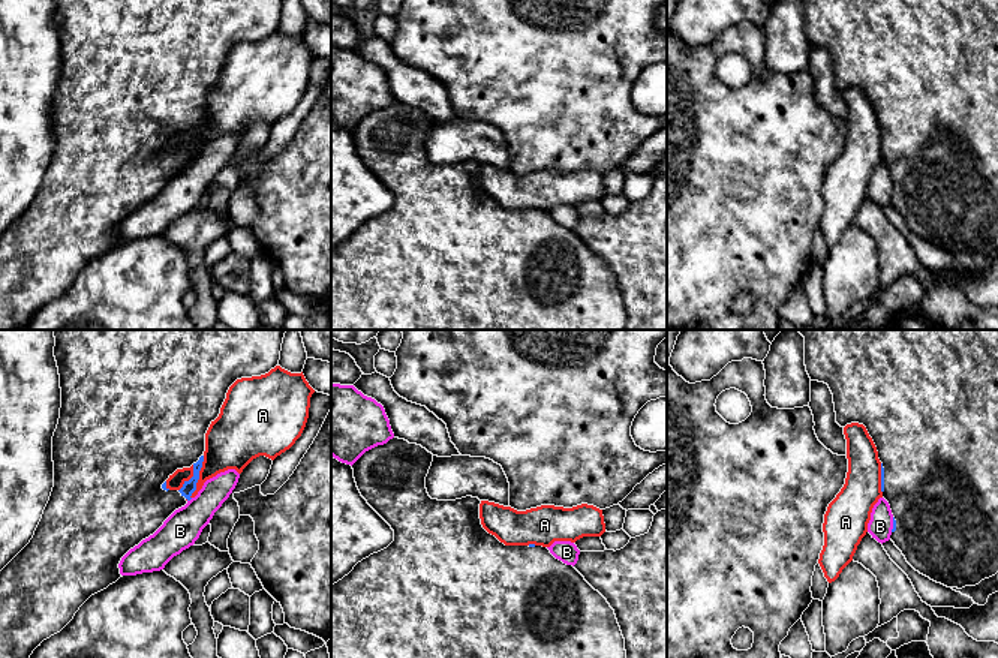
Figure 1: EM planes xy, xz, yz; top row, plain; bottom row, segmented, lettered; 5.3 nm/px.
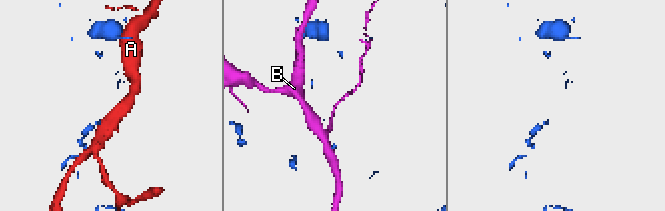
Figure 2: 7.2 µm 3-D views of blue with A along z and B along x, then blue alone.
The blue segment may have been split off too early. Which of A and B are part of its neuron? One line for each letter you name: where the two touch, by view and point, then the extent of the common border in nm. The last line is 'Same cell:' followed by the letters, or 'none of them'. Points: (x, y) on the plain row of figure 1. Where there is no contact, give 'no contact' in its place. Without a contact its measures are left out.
Same cell: none of them

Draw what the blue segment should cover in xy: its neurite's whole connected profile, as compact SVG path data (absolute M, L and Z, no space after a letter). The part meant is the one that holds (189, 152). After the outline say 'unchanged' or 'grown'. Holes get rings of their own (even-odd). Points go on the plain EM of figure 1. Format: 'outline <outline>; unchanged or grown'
outline M54 0L54 21L60 39L61 72L52 100L54 151L30 207L0 235L0 330L25 330L33 315L60 297L79 271L94 258L120 241L121 222L142 204L153 199L163 186L184 171L196 154L204 126L205 97L219 81L229 51L241 42L261 40L279 30L285 0ZM183 132L193 132L193 141L180 154L169 154L166 144Z; grown

